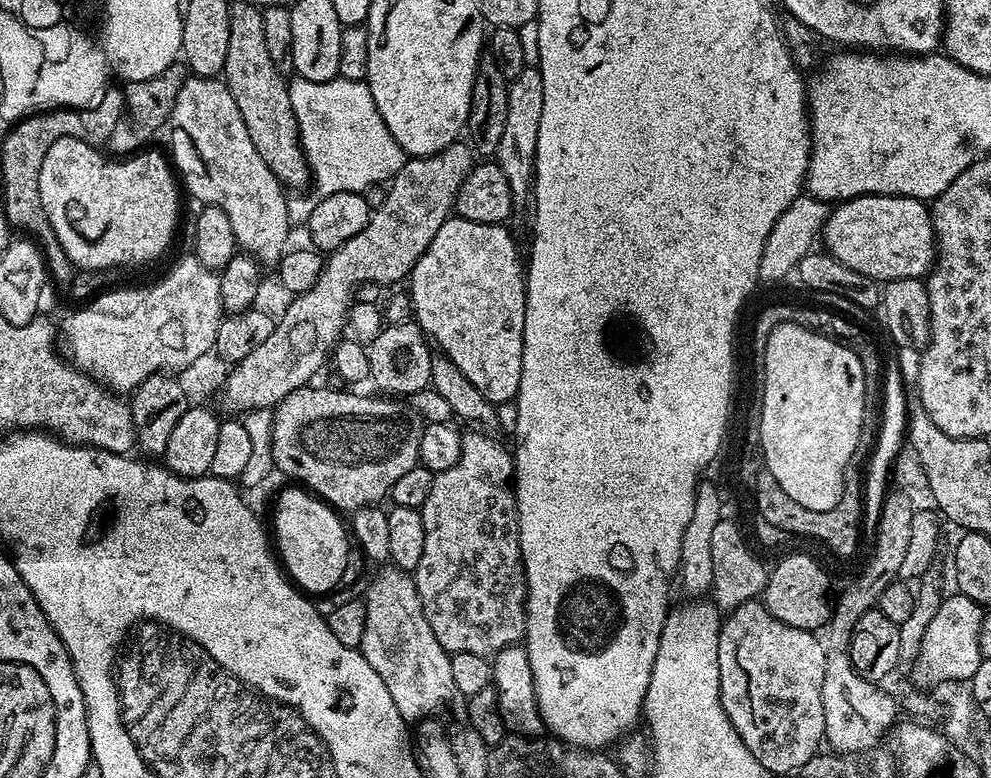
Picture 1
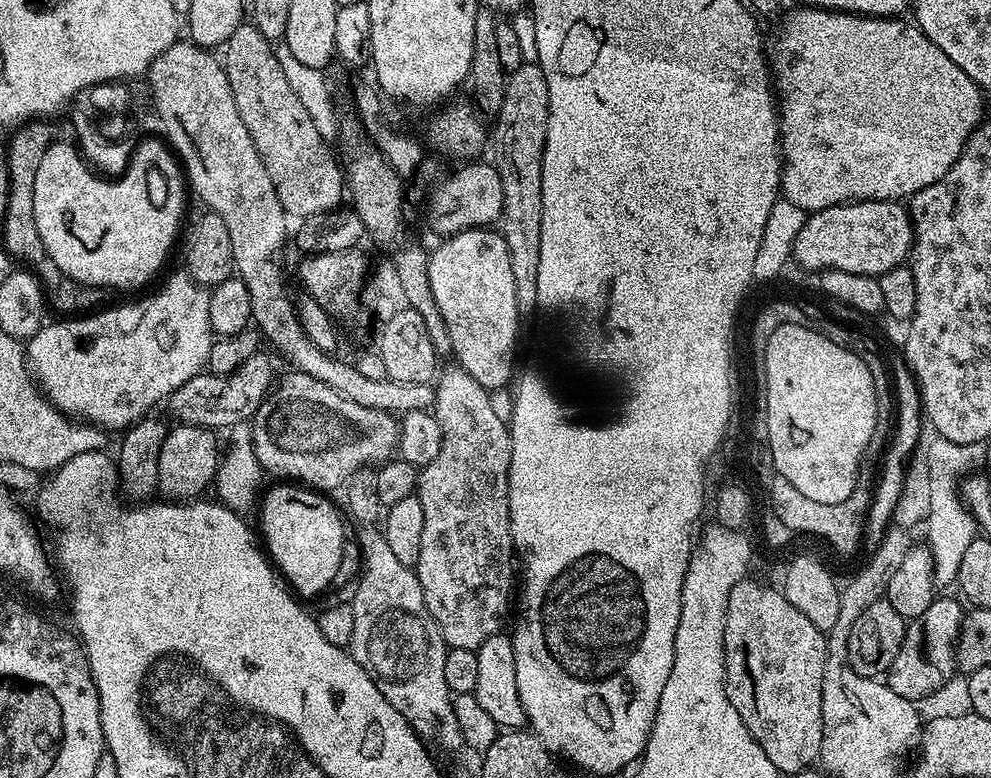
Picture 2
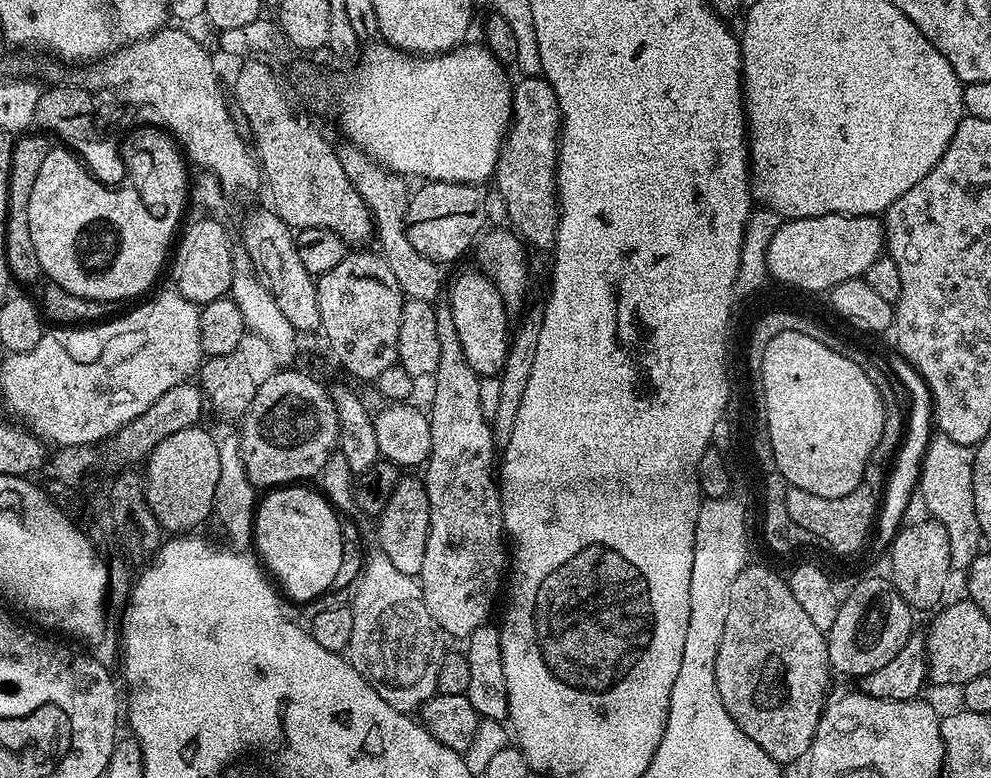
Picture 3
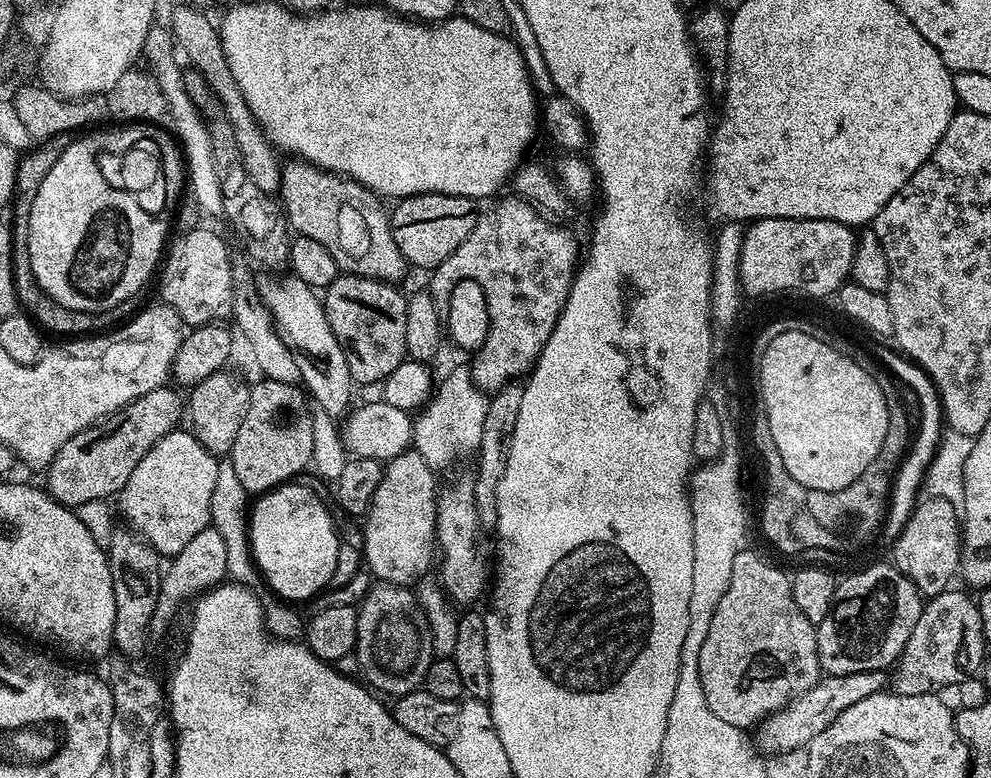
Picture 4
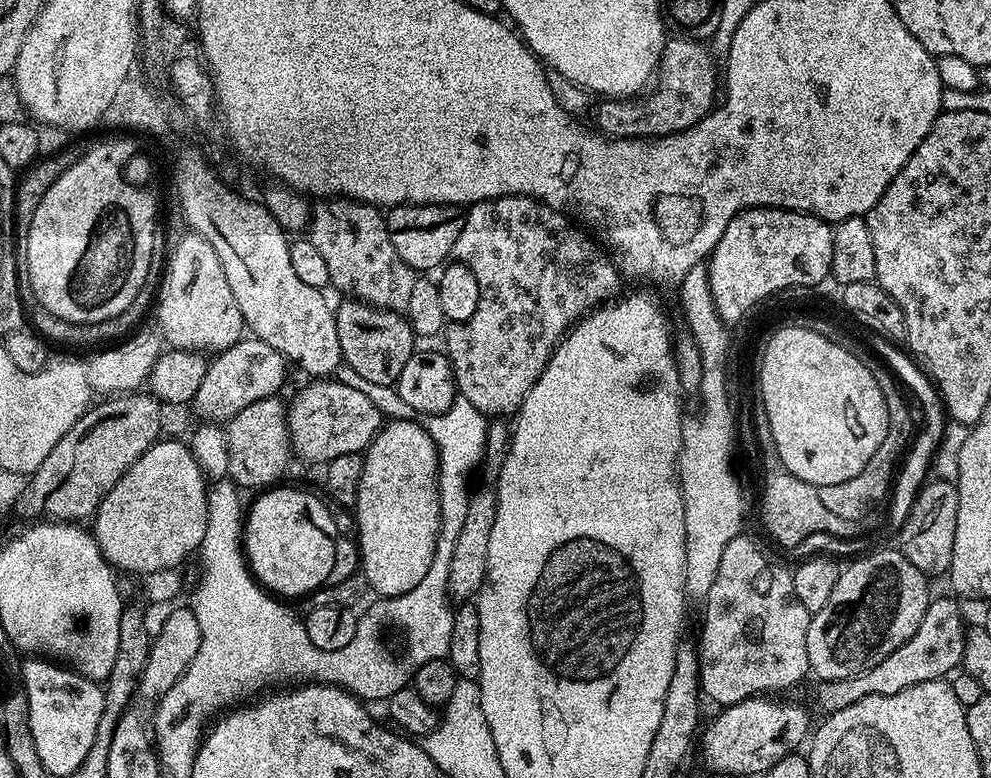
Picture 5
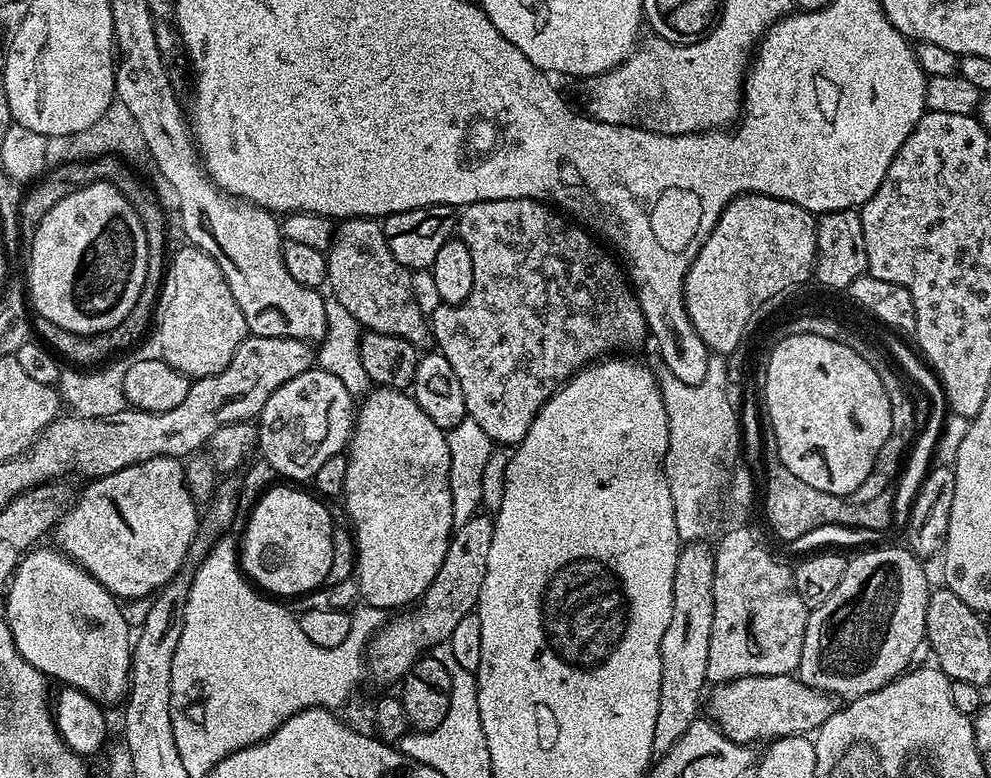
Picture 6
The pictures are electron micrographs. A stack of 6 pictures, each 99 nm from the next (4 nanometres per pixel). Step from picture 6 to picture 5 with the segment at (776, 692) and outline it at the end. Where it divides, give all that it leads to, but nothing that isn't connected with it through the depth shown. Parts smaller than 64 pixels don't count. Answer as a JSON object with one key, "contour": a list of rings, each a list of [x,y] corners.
{"contour":[[[952,598],[929,599],[928,609],[922,618],[922,626],[918,626],[916,633],[905,644],[898,646],[894,654],[882,658],[878,666],[868,668],[862,674],[850,678],[817,683],[815,685],[817,706],[824,711],[824,714],[831,714],[838,710],[846,710],[846,706],[867,696],[898,694],[915,684],[942,680],[949,674],[955,673],[964,659],[964,637],[966,635],[964,616],[955,602],[957,603]]]}

